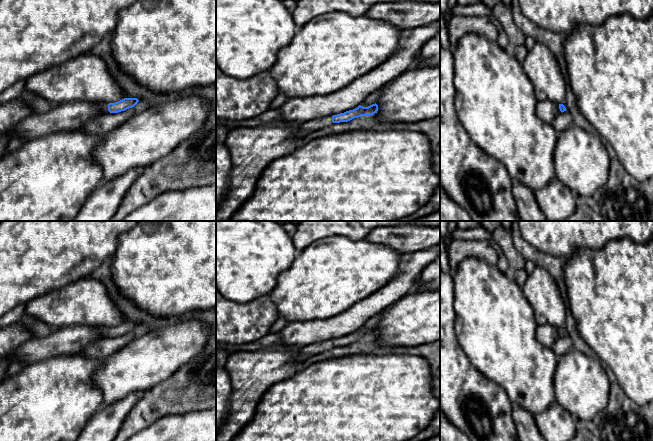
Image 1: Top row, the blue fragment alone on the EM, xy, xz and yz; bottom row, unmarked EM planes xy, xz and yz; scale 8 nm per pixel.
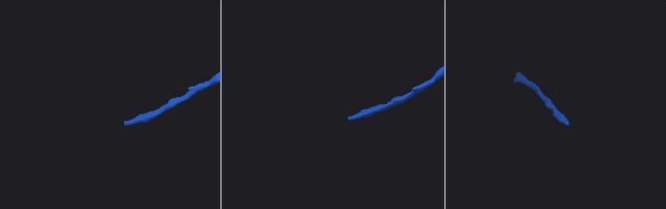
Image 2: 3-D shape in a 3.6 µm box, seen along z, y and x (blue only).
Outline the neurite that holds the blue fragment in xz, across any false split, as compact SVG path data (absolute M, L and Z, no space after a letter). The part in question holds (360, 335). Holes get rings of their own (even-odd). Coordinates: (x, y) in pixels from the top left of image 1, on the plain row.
M376 327L368 331L363 331L359 329L357 332L346 335L344 337L340 337L333 340L326 340L317 344L311 344L303 347L302 355L297 356L294 361L297 365L302 365L302 363L306 361L310 356L320 354L322 352L332 349L333 347L348 346L354 342L358 342L361 340L373 339L377 337L377 335L378 329Z

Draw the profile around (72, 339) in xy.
M72 325L61 327L46 337L33 337L9 354L9 364L22 361L24 366L55 356L78 354L85 347L101 339L97 326Z

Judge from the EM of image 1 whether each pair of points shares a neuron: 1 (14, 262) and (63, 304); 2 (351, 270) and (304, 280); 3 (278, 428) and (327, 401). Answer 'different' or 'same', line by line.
1: different
2: same
3: same

